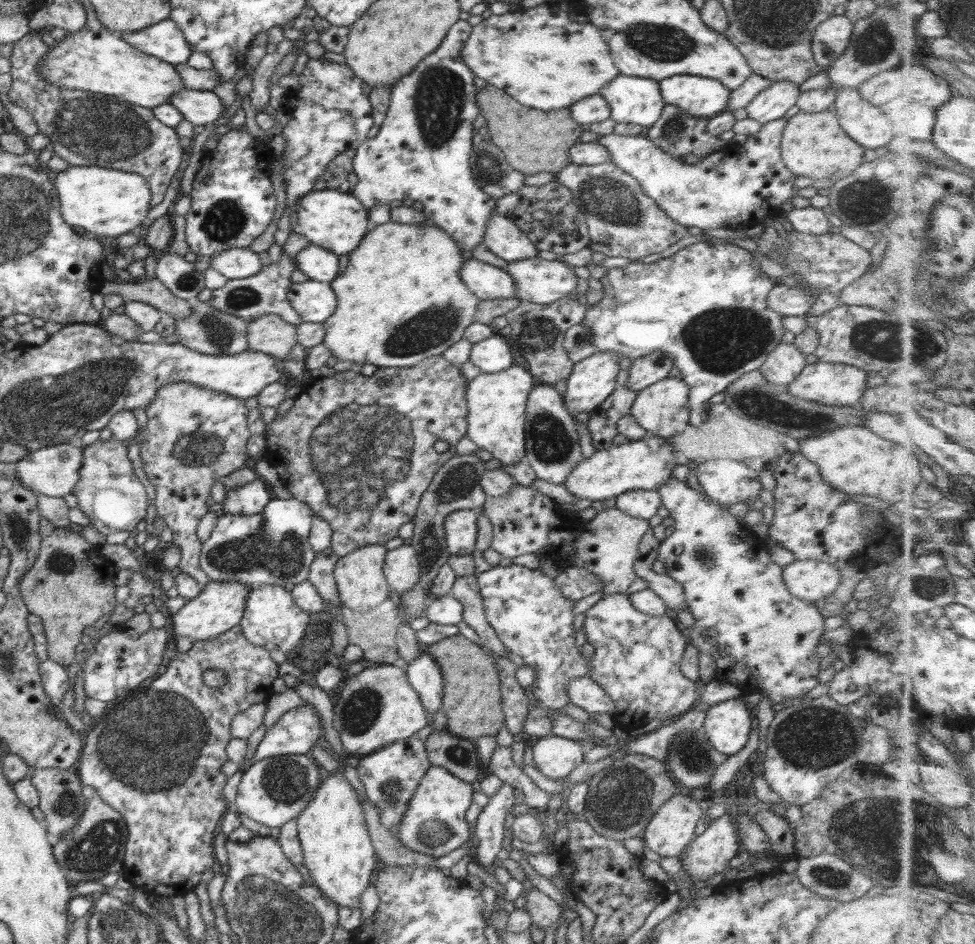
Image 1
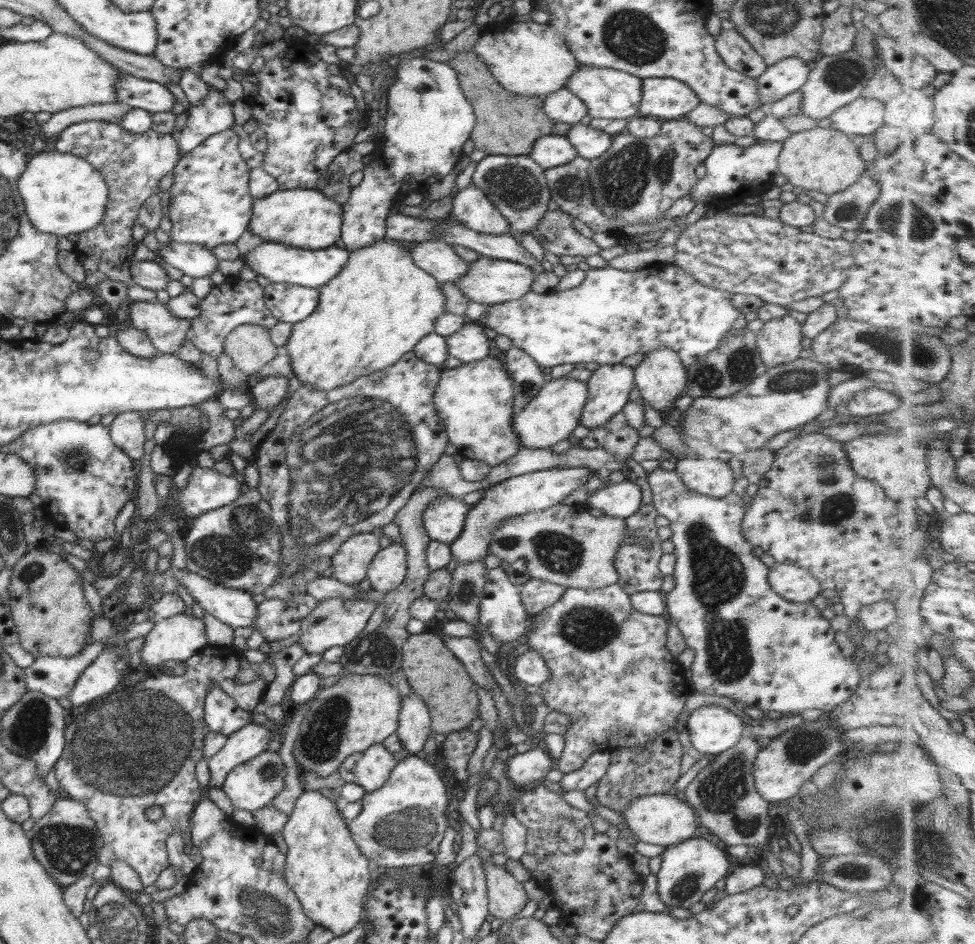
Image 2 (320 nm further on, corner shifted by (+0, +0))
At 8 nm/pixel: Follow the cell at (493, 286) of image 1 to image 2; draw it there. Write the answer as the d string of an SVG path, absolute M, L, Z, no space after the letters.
M425 240L408 244L408 247L411 247L411 257L414 264L424 272L431 274L440 283L456 282L467 273L469 262L460 258L451 246L442 241Z

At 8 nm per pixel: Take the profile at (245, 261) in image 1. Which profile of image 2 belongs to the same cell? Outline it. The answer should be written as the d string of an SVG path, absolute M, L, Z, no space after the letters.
M174 242L162 243L156 251L157 260L171 264L193 278L210 277L218 268L218 259L211 249L200 245Z

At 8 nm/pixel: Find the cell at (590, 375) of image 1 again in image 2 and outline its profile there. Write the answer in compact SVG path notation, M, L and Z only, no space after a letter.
M552 379L536 394L532 402L524 406L520 414L513 415L511 429L516 433L520 445L529 449L544 449L554 446L560 440L572 437L572 431L579 425L584 402L588 398L588 385L575 379Z

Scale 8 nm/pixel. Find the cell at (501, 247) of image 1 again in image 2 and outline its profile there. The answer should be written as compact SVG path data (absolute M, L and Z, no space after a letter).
M472 183L455 193L451 213L462 225L484 234L501 235L512 231L508 220L488 200L487 194Z

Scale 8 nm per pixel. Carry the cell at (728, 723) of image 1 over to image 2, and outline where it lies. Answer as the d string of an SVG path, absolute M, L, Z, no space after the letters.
M719 705L701 706L691 712L685 725L692 746L704 755L728 750L746 734L742 718Z

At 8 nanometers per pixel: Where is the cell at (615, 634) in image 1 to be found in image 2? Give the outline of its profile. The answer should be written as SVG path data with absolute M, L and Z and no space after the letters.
M618 584L600 587L599 589L566 589L552 608L546 608L540 614L533 616L533 621L532 616L530 616L526 642L530 649L535 650L546 661L546 666L549 670L549 679L539 686L536 699L548 705L551 711L557 710L562 714L567 714L569 720L571 720L567 731L563 734L565 746L560 759L556 761L556 768L564 773L574 772L574 770L578 770L586 762L586 759L593 752L632 748L633 746L646 746L651 740L654 740L663 732L675 728L677 718L683 711L684 703L692 692L692 689L688 672L684 670L677 658L672 656L667 649L667 624L666 615L643 614L635 610L632 607L629 594L626 594Z

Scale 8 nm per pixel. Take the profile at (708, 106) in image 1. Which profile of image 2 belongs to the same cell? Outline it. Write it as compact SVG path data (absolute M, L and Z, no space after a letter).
M643 78L642 98L637 114L662 121L682 118L700 104L697 94L674 78Z

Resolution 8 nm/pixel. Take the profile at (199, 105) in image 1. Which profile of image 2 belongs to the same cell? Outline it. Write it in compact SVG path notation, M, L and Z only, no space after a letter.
M126 73L119 76L115 84L115 93L119 102L150 113L171 110L174 106L175 97L166 85Z

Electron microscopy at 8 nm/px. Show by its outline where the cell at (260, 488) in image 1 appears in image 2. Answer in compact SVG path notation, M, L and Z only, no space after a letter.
M195 464L185 488L171 488L169 503L173 500L181 514L196 518L209 510L234 502L244 486L237 475L228 477L213 468L200 468Z

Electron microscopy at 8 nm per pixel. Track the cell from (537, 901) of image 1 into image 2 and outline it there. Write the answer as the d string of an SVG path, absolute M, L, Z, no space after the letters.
M482 862L486 874L489 914L506 920L518 914L529 901L523 884L508 874L504 867L493 862Z

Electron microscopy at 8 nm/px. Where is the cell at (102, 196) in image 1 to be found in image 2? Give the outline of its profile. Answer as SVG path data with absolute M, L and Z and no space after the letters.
M50 146L28 156L17 189L31 223L40 232L58 234L60 237L94 229L104 218L108 204L108 185L100 171L83 158L58 152Z

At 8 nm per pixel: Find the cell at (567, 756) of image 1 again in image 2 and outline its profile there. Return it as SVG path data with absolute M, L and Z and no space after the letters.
M536 743L524 753L512 752L506 760L505 773L515 787L537 783L555 768L556 761L550 756L542 743Z

